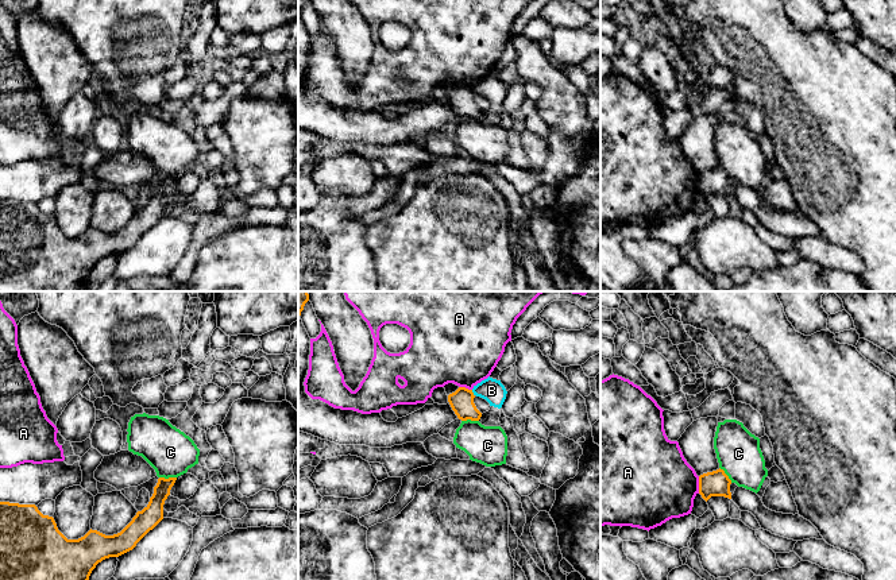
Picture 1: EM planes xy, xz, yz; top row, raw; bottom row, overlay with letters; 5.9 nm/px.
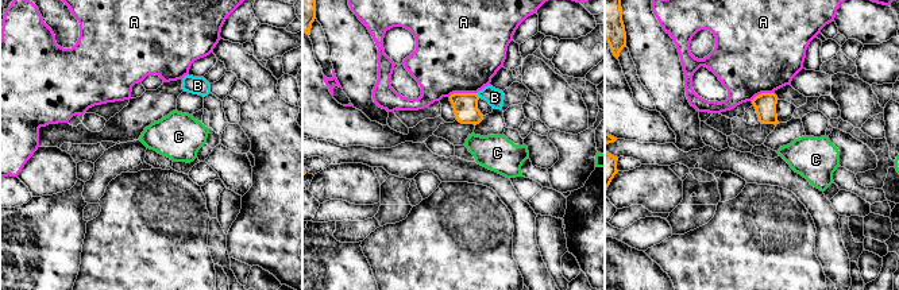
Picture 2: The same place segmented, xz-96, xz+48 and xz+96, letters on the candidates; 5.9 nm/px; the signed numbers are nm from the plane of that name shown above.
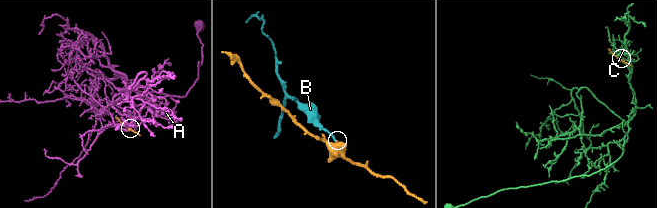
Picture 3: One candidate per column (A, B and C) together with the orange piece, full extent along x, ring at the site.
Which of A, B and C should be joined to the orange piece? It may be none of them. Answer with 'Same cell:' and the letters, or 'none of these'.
Same cell: none of these

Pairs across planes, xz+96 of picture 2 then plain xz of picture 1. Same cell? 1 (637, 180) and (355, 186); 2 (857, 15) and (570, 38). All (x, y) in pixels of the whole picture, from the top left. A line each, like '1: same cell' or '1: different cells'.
1: same cell
2: different cells

